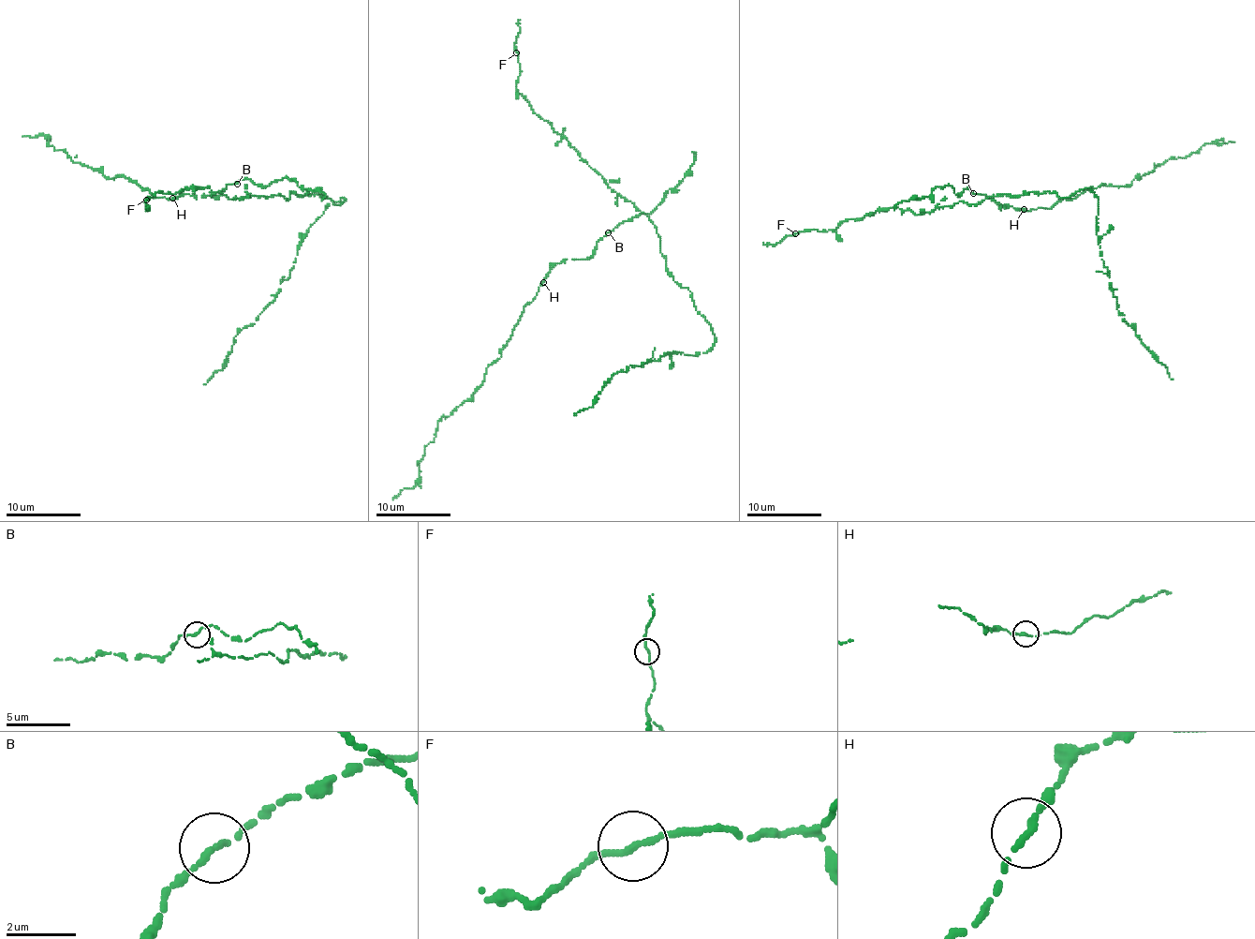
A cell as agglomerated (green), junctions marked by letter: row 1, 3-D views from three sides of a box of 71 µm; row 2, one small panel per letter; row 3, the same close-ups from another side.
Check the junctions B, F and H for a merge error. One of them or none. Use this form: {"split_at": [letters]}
{"split_at": []}

